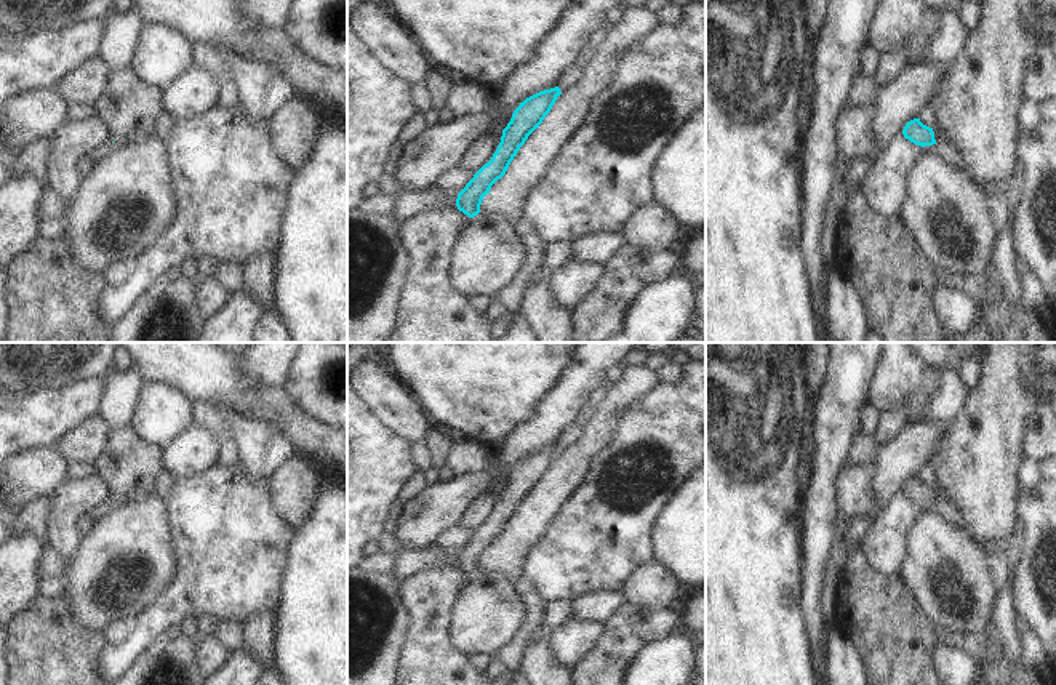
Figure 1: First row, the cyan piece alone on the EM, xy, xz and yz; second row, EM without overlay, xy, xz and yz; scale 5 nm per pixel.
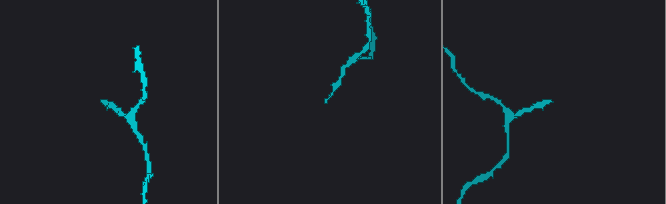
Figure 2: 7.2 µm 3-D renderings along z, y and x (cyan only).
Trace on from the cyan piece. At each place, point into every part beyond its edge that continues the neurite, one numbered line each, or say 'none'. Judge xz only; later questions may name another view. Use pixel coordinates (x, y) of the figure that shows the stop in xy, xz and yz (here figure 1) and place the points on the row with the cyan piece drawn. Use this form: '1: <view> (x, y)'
none

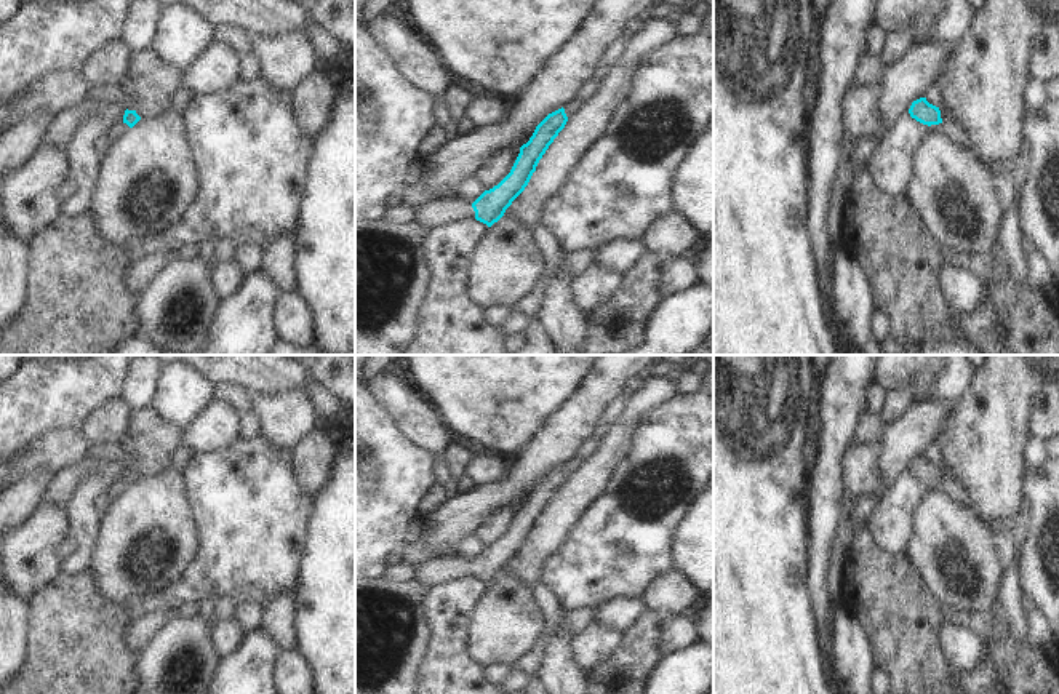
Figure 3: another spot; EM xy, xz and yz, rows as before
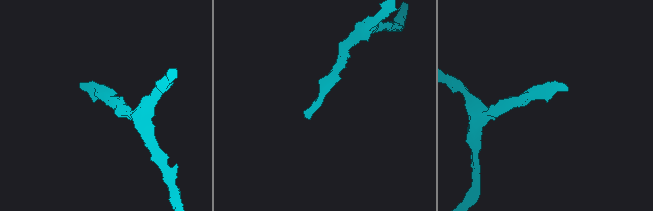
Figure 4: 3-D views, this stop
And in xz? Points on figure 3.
1: xz (439, 213)

